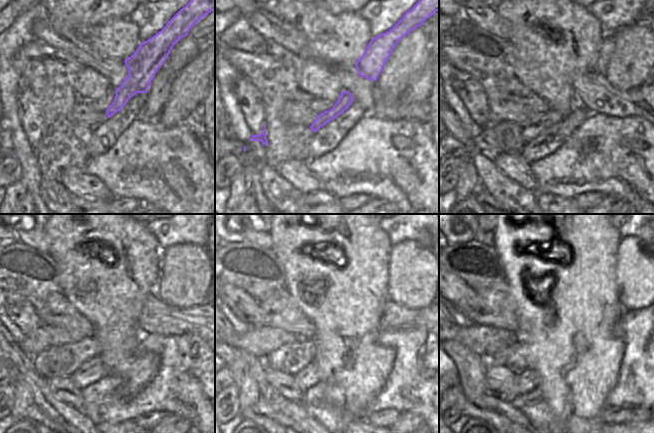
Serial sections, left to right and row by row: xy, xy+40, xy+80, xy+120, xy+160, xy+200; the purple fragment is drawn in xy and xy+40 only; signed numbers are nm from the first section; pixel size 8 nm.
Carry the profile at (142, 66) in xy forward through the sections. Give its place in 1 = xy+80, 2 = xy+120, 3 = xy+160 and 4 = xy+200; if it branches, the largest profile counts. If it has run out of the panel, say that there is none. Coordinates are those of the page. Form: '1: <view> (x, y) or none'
1: xy+80 (506, 135)
2: xy+120 (60, 359)
3: xy+160 (291, 358)
4: xy+200 (514, 357)

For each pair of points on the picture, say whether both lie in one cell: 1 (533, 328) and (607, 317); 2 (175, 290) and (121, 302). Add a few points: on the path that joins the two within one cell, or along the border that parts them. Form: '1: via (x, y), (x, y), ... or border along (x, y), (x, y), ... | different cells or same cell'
1: via (551, 323), (568, 317), (589, 317) | same cell
2: border along (160, 271), (160, 279), (156, 286), (155, 294) | different cells

